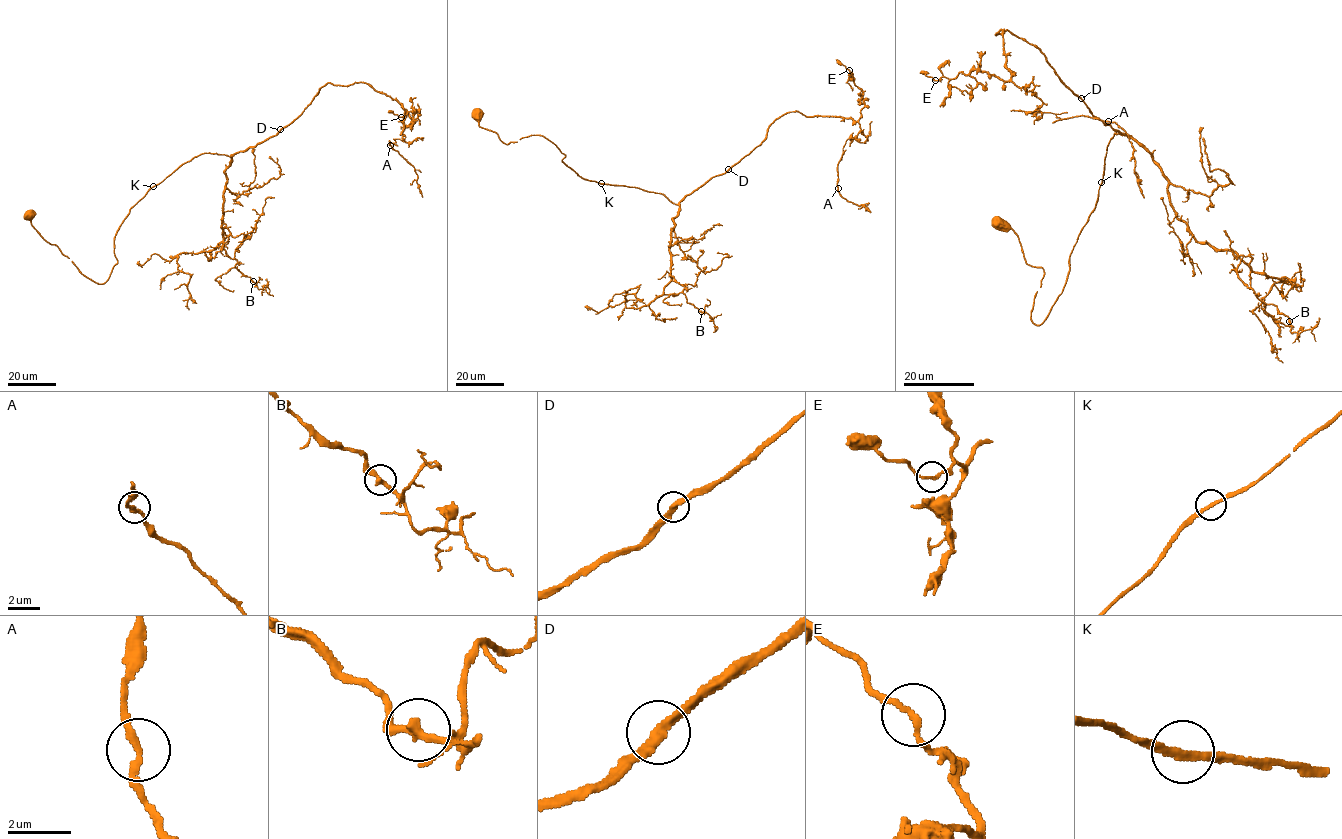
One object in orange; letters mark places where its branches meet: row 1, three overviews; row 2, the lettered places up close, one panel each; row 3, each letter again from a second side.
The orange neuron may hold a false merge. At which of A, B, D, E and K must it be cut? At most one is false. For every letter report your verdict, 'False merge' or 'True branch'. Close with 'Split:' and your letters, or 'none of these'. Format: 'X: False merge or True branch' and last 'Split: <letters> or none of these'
A: True branch
B: True branch
D: True branch
E: True branch
K: True branch
Split: none of these

